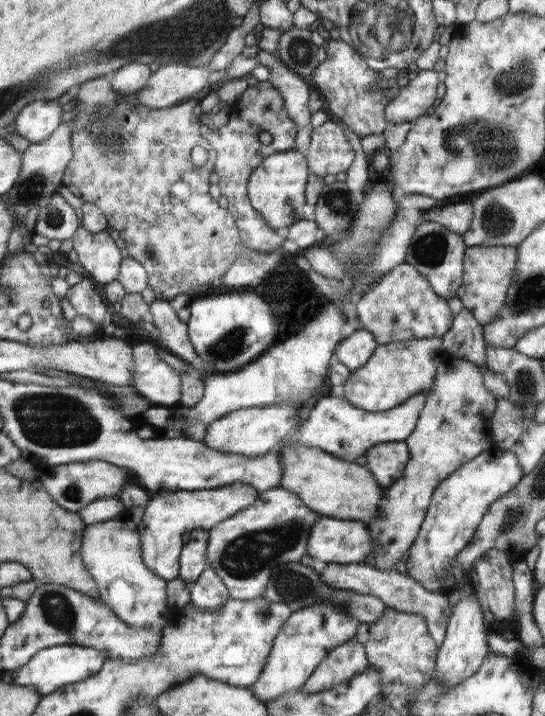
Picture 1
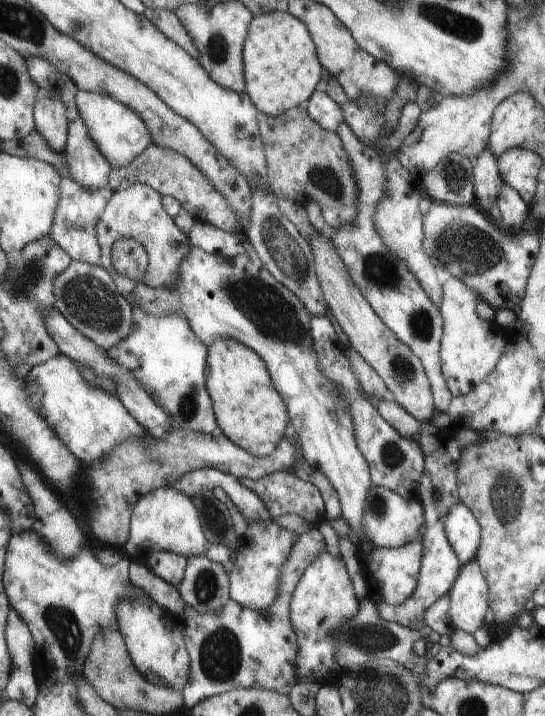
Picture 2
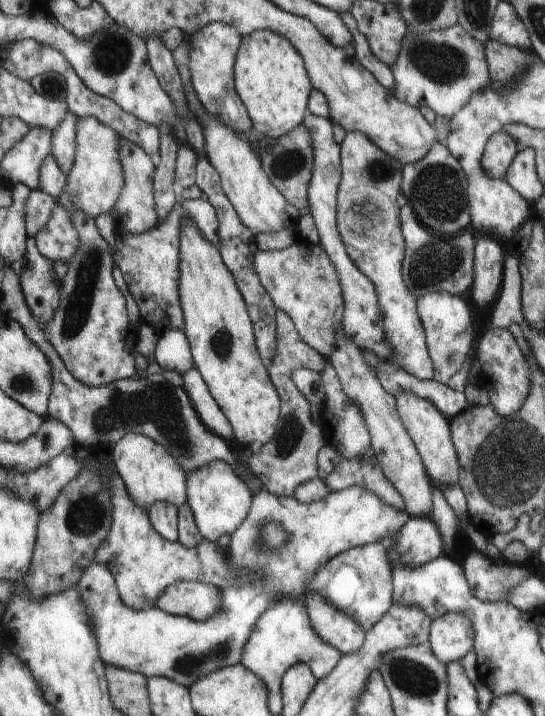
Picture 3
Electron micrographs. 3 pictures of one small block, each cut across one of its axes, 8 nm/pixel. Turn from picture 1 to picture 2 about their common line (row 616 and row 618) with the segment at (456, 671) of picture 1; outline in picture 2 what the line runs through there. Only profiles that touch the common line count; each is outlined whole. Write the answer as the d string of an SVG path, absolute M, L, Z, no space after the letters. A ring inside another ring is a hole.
M475 558L459 570L459 576L455 578L447 594L451 604L449 622L453 624L455 630L473 634L479 626L485 624L483 614L489 608L489 602L487 602L489 586Z

